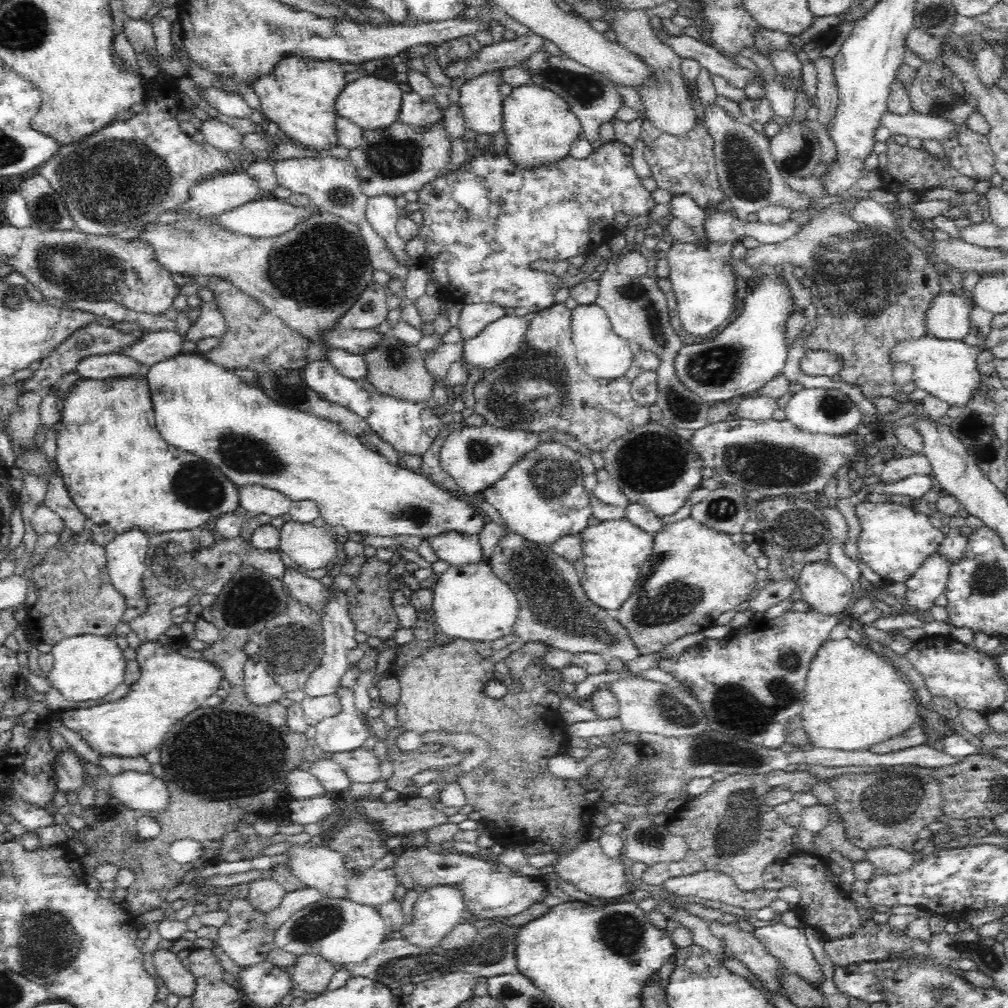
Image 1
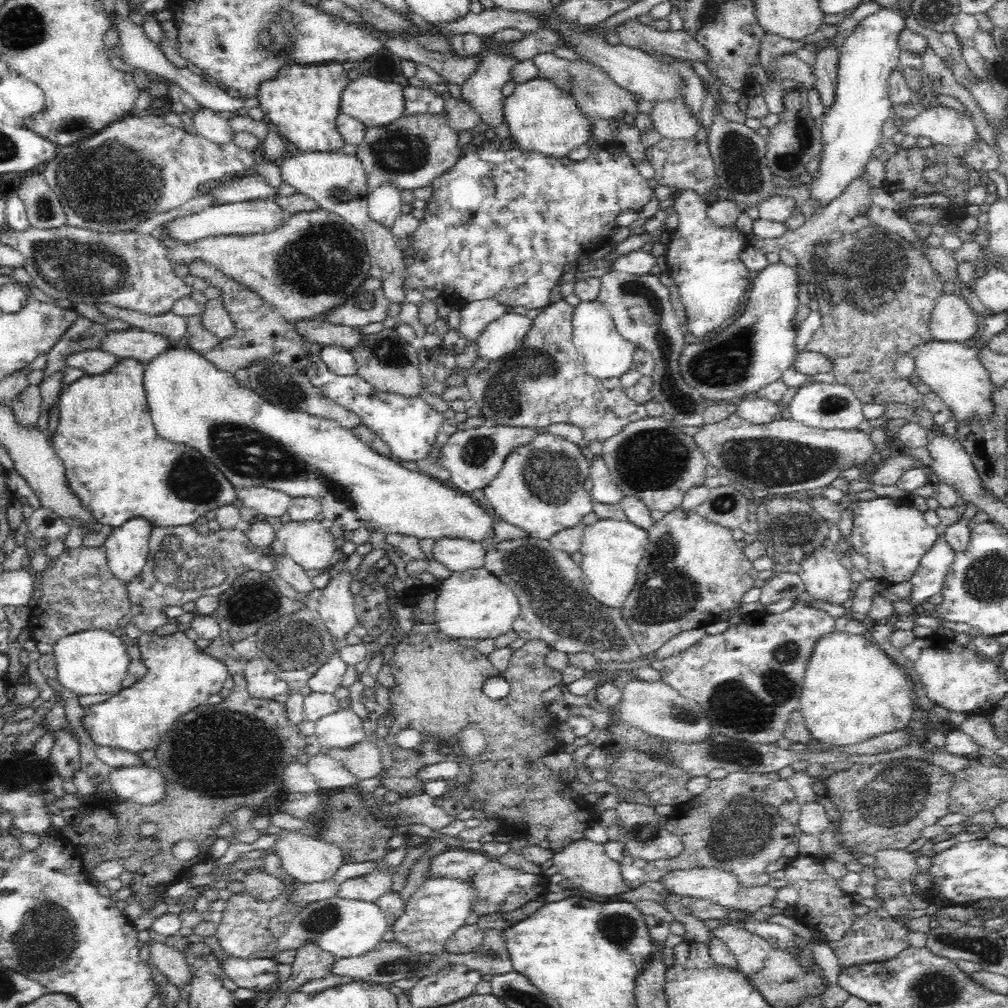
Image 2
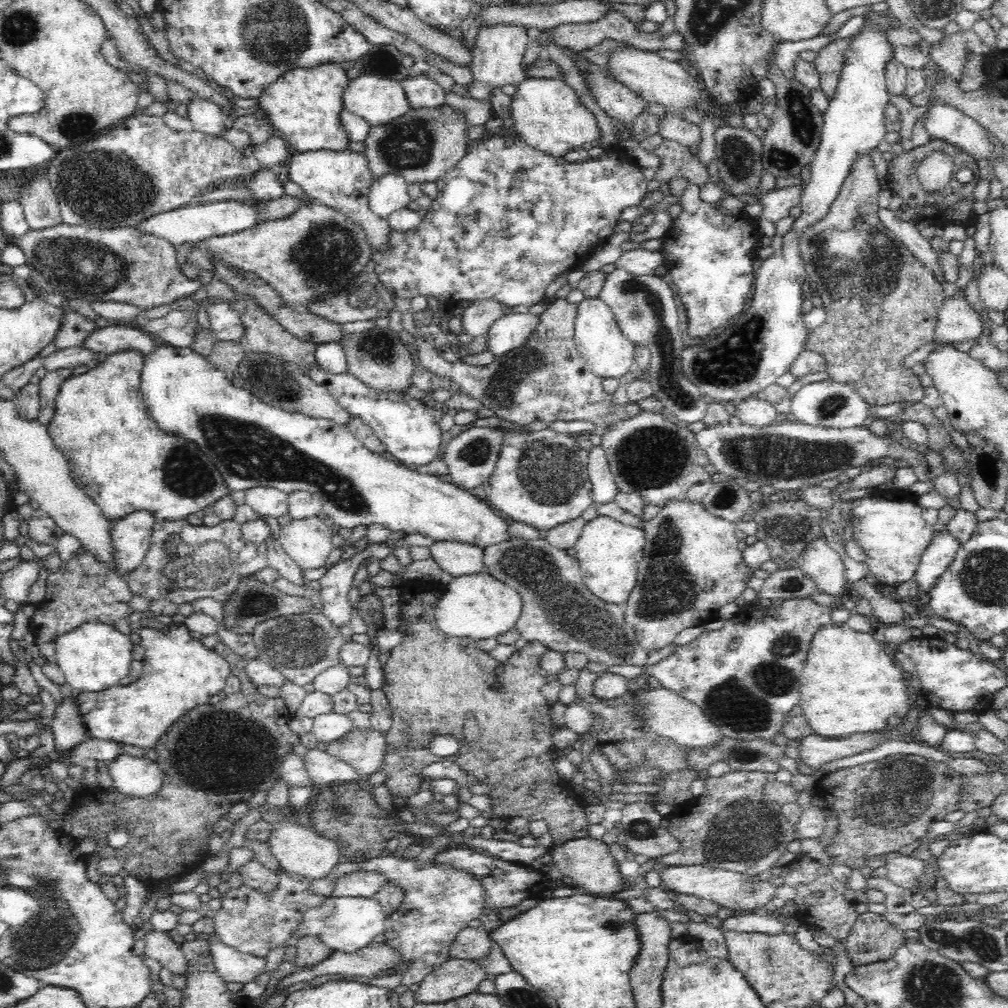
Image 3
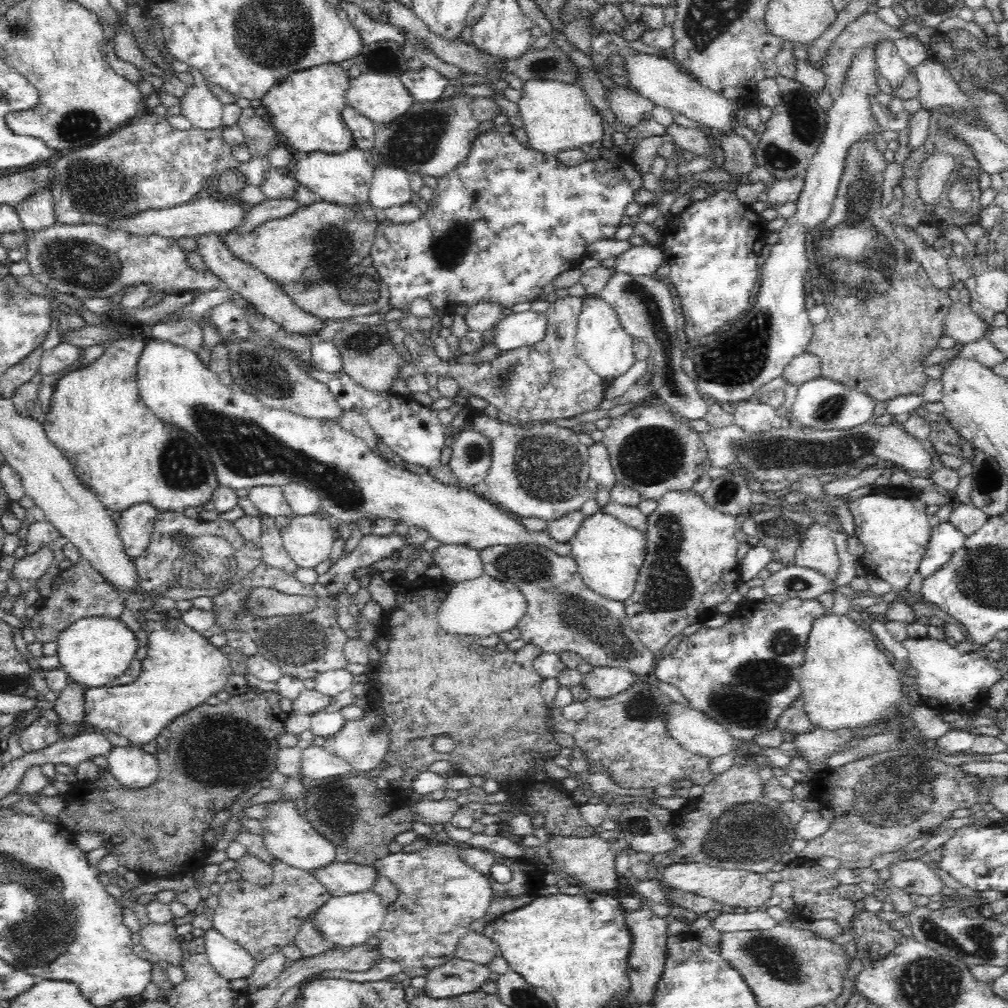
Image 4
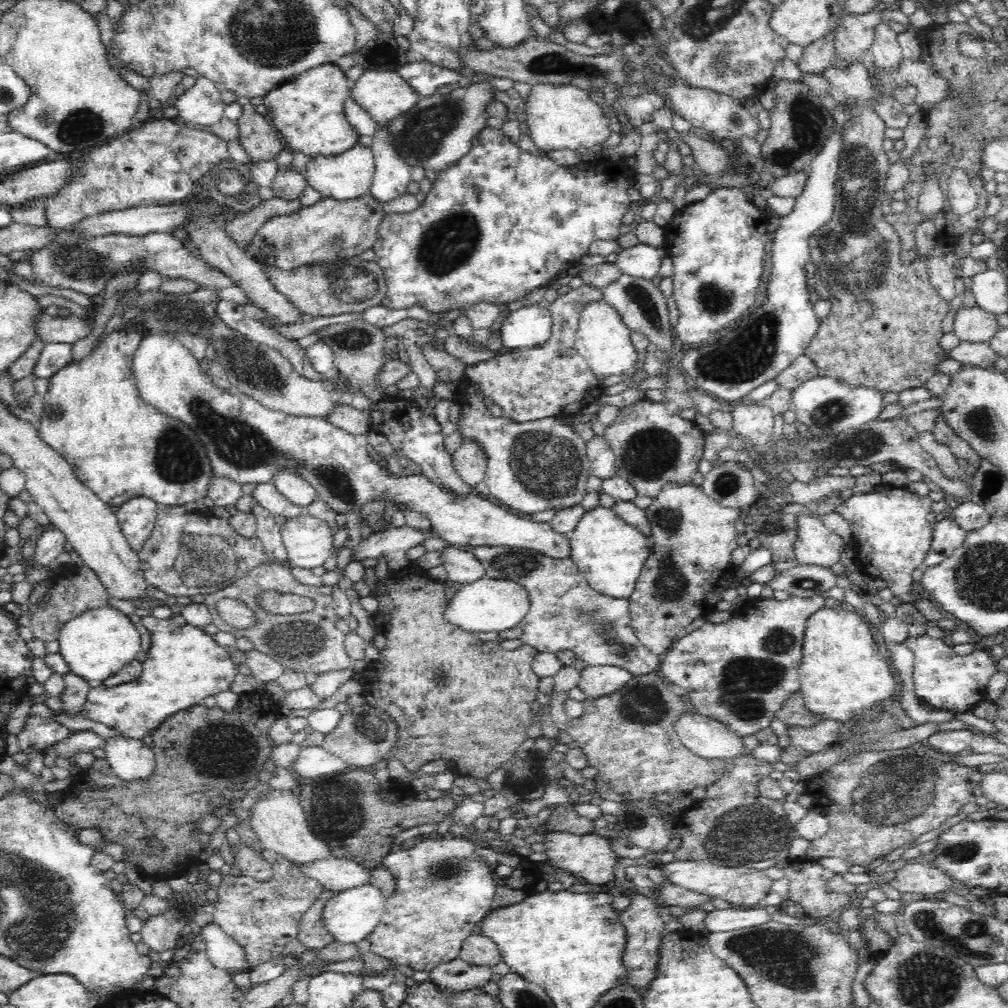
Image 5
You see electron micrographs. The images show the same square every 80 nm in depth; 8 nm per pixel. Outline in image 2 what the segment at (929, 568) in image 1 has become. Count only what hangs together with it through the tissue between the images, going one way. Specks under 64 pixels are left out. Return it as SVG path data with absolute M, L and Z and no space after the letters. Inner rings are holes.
M940 535L932 550L922 556L912 578L909 578L912 592L907 601L914 607L922 606L934 594L938 594L943 589L942 584L954 557L955 553L949 549L943 535Z

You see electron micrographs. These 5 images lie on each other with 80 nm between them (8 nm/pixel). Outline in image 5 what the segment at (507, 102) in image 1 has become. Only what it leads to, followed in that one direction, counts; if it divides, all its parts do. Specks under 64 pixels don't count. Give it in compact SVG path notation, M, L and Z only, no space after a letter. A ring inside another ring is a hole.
M533 84L523 101L530 138L543 154L560 150L586 151L590 146L604 143L612 133L610 118L583 88L567 84Z

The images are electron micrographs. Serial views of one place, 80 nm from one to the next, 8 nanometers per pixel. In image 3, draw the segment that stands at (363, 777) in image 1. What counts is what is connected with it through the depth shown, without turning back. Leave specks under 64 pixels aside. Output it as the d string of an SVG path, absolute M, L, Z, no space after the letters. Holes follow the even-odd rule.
M356 728L349 738L326 745L325 752L354 768L362 776L380 771L387 752L386 738L378 730Z

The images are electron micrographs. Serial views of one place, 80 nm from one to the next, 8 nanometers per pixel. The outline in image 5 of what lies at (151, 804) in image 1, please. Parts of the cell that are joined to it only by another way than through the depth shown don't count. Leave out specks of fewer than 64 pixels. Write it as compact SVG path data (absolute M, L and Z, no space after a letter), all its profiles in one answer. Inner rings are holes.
M121 733L106 739L106 761L119 780L147 780L154 774L155 753L142 741L132 741Z

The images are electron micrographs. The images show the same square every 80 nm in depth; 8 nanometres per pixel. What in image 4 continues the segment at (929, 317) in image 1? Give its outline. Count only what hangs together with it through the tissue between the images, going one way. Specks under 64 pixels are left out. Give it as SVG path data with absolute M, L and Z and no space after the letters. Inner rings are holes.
M951 302L943 320L941 334L966 345L988 332L988 324L968 304Z

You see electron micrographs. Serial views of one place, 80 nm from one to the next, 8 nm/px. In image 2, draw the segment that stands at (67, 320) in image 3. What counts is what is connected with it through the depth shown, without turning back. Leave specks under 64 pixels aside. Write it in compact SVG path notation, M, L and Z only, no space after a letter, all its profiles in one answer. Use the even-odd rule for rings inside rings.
M84 317L78 318L70 326L70 330L66 330L66 334L47 352L42 382L52 374L56 374L58 370L64 370L72 354L78 354L84 350L100 350L100 344L108 336L108 332L108 328L100 323Z

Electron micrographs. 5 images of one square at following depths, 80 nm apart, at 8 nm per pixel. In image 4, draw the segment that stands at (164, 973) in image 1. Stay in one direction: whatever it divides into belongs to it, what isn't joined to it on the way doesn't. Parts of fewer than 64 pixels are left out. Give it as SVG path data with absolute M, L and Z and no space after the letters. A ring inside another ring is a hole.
M173 921L160 926L151 922L139 930L140 943L153 956L153 959L164 960L172 966L180 965L183 960L183 953L179 948L179 943L182 940L175 931L176 923L177 921Z

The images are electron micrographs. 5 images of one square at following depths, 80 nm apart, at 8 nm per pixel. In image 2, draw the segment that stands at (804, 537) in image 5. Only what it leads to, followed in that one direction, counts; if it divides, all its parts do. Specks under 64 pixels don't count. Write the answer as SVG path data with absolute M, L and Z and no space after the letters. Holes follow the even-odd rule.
M826 546L801 562L797 575L812 600L843 606L853 595L849 572Z

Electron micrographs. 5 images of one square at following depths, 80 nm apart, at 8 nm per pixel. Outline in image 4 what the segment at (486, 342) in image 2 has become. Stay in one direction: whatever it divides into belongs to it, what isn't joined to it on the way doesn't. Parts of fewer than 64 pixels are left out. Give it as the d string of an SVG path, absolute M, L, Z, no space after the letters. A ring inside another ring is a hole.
M532 308L502 316L494 325L494 346L501 353L538 342L545 334L545 313Z

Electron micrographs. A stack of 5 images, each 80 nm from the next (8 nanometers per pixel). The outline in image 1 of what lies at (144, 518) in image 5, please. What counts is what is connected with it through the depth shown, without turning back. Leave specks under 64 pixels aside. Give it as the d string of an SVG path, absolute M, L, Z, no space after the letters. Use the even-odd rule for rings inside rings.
M130 530L126 534L118 534L105 546L109 579L115 592L123 596L126 601L126 610L122 616L121 623L130 625L139 617L147 614L151 603L144 591L144 572L146 572L147 542L149 537L142 534L139 530Z

